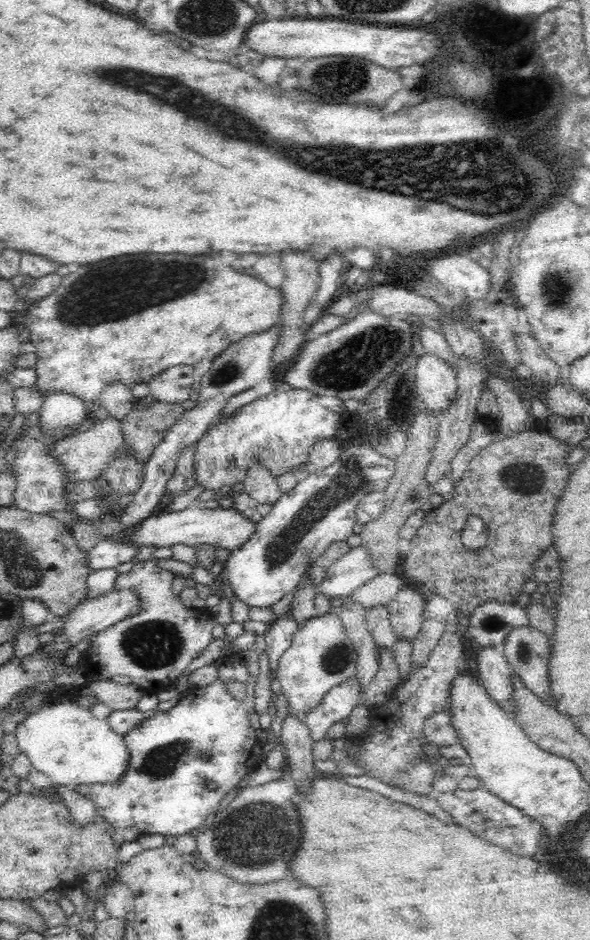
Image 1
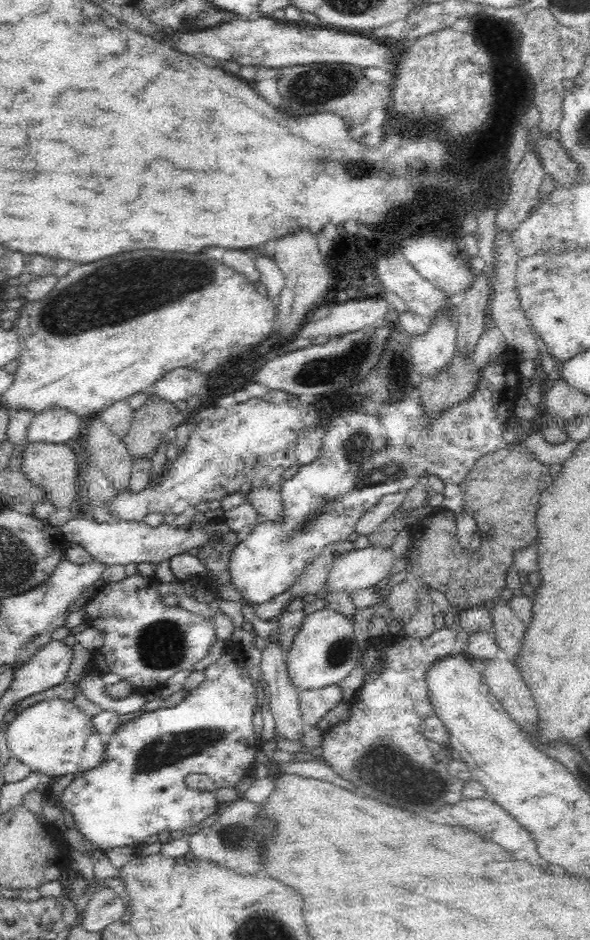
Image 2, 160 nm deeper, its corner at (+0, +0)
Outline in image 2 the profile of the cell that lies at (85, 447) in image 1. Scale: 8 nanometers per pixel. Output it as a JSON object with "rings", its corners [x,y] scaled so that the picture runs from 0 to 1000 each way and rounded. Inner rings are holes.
{"rings":[[[51,470],[37,479],[37,504],[51,510],[58,516],[75,520],[81,528],[78,531],[95,539],[95,544],[83,549],[85,559],[100,563],[108,556],[125,551],[127,533],[134,522],[132,505],[137,505],[139,491],[144,486],[125,480],[125,477],[103,472],[81,472],[78,470]]]}

